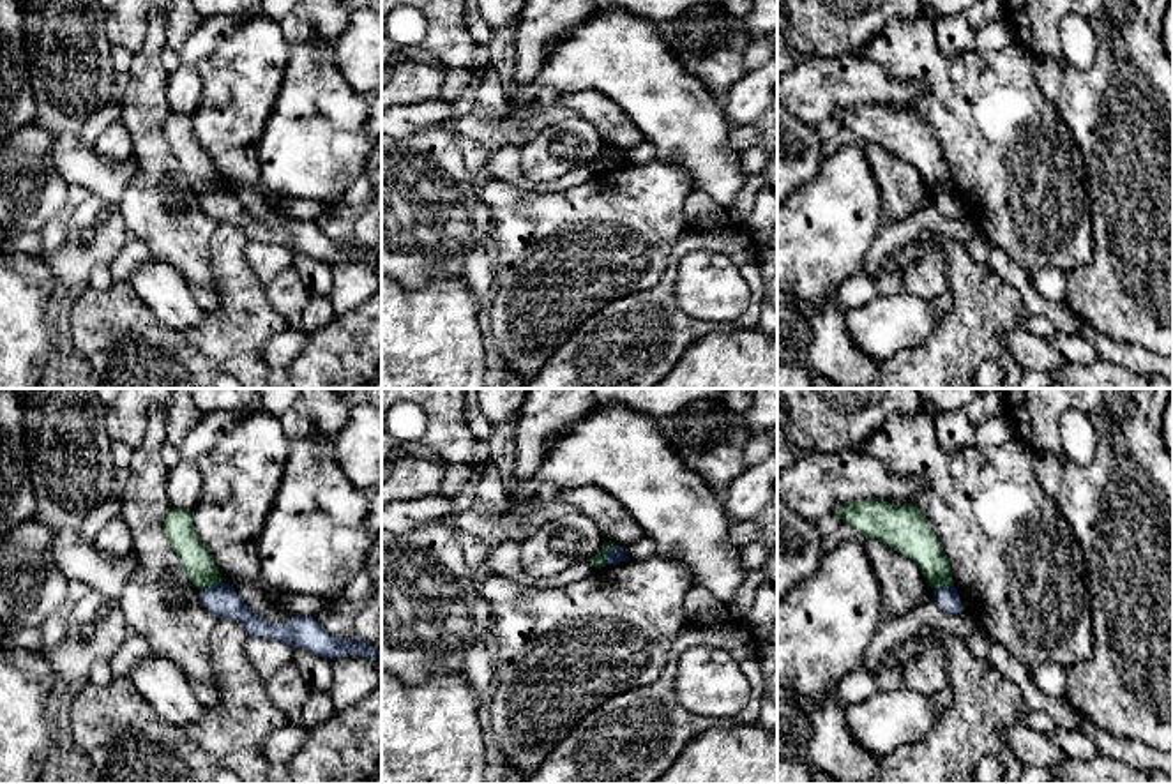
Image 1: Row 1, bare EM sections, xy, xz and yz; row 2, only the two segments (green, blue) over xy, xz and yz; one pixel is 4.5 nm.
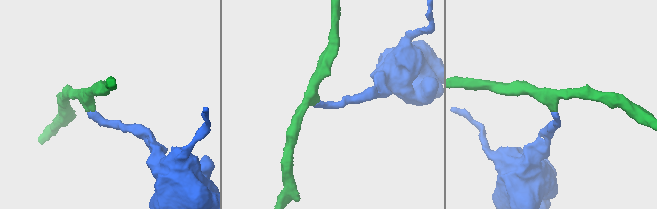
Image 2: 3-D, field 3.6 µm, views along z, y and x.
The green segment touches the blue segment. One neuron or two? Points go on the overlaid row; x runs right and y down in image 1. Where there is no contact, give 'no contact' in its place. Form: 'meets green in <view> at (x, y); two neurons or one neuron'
meets green in xz at (606, 550); two neurons

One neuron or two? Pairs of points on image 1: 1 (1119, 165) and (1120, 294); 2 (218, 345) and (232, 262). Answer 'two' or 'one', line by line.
1: one
2: one

